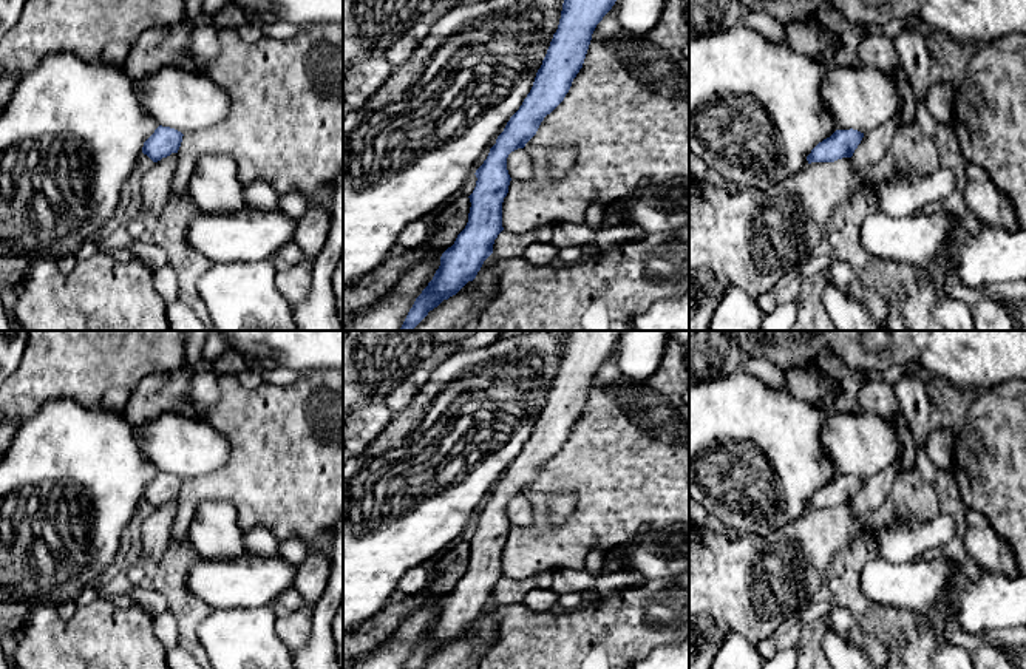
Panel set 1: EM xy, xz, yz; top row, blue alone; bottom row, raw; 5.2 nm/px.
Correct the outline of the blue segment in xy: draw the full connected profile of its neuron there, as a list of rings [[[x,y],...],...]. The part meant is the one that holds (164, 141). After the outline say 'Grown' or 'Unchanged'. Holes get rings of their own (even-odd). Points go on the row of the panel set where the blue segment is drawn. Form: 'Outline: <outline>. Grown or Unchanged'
Outline: [[[159,125],[144,142],[142,153],[147,155],[153,162],[158,162],[172,153],[178,153],[182,136],[184,134],[175,128]]]. Unchanged

